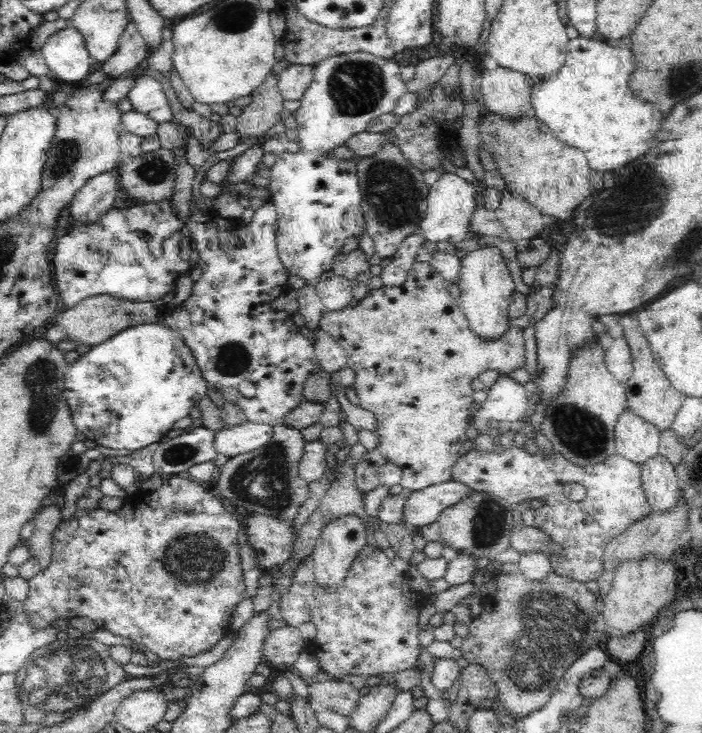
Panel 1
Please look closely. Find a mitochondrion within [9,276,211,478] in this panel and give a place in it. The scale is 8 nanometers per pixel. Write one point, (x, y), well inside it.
(40, 378)

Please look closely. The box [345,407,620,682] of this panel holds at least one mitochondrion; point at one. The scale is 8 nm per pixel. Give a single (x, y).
(490, 524)

